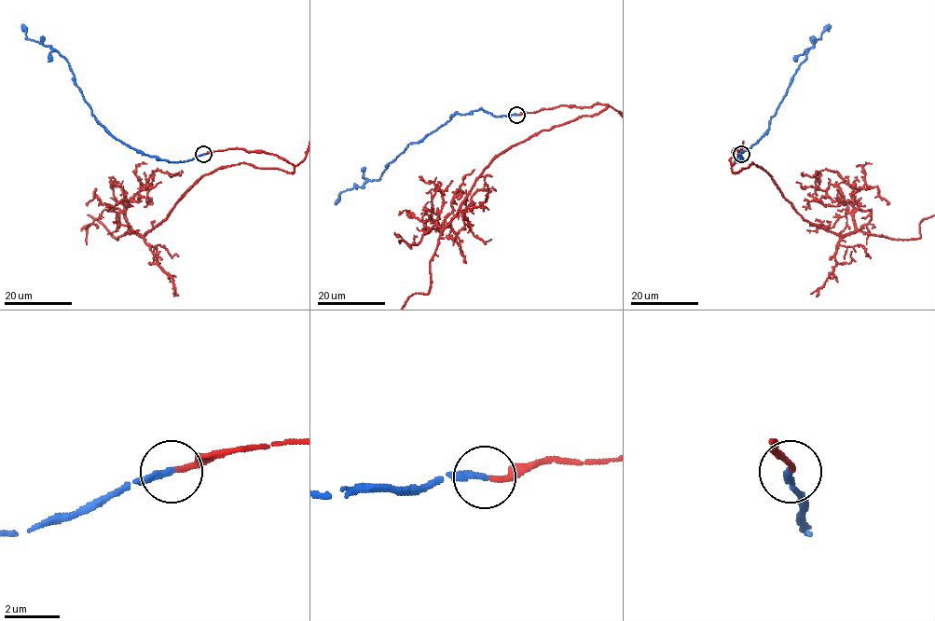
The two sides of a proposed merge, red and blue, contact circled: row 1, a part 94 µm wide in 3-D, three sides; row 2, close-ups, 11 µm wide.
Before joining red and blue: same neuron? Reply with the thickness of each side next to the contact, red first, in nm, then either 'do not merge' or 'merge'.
190/240 nm | merge

